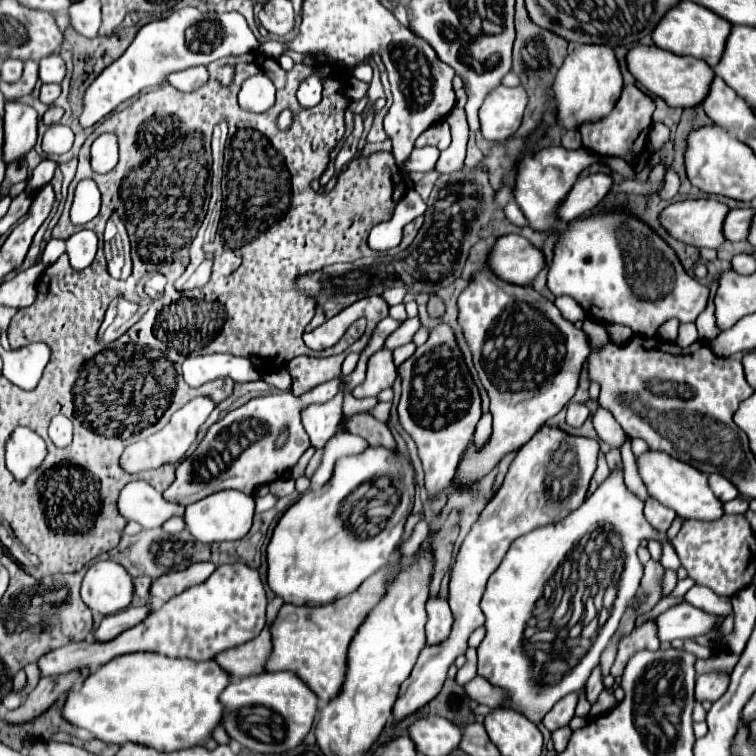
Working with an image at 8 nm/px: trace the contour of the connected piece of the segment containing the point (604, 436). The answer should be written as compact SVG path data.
M598 408L596 416L594 416L594 428L600 436L602 442L606 442L610 448L616 448L620 450L626 442L626 432L622 429L622 426L614 420L614 416L604 410L604 408Z

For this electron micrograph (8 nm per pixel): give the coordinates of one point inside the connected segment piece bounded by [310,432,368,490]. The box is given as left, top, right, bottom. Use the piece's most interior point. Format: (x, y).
(341, 445)

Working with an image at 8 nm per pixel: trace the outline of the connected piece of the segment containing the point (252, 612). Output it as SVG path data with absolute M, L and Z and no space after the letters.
M242 562L236 564L224 564L218 566L216 572L206 578L206 582L200 582L198 586L192 586L190 590L178 594L176 598L170 598L170 602L166 602L164 606L152 610L138 626L122 632L120 636L116 636L112 642L78 642L78 644L68 644L62 646L58 650L52 650L48 654L44 654L38 662L42 676L52 676L52 674L66 674L66 670L78 670L78 668L100 668L106 662L110 662L112 658L126 654L126 652L160 652L172 658L178 656L188 656L194 660L212 660L216 654L220 654L222 650L230 650L234 646L240 646L244 642L254 640L262 628L266 626L266 592L260 580L258 570L244 566Z

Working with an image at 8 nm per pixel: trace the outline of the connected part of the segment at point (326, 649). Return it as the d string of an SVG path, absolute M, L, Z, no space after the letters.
M396 550L396 558L374 576L370 576L358 590L350 592L346 598L332 602L330 606L290 606L284 604L278 612L278 618L272 624L272 656L266 664L268 672L290 670L298 674L310 688L314 688L320 698L320 706L328 704L342 690L342 682L346 678L346 654L348 646L358 632L358 626L366 620L366 614L384 598L386 586L392 580L392 574L400 566L400 550Z

